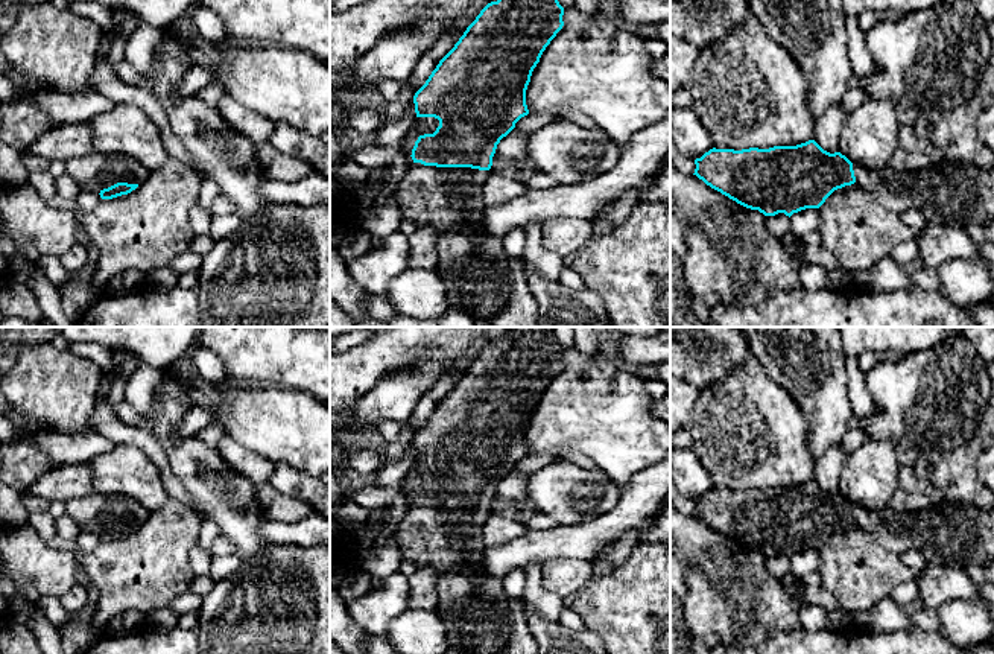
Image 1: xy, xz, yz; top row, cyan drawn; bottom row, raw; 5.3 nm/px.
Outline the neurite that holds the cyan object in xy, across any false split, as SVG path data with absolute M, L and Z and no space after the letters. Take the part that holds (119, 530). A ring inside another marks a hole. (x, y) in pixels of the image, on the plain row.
M88 494L65 503L65 514L81 528L112 540L135 531L149 513L120 494Z

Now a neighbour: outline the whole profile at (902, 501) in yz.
M897 490L889 502L889 508L903 513L916 513L932 506L932 500L924 494L907 493L904 490Z

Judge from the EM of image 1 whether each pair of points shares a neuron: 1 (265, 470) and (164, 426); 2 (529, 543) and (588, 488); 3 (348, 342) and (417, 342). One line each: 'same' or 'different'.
1: different
2: different
3: different

